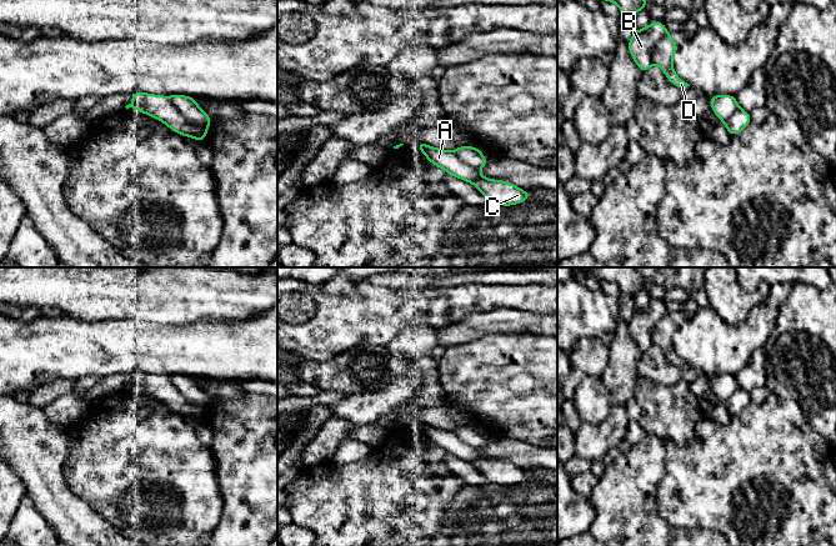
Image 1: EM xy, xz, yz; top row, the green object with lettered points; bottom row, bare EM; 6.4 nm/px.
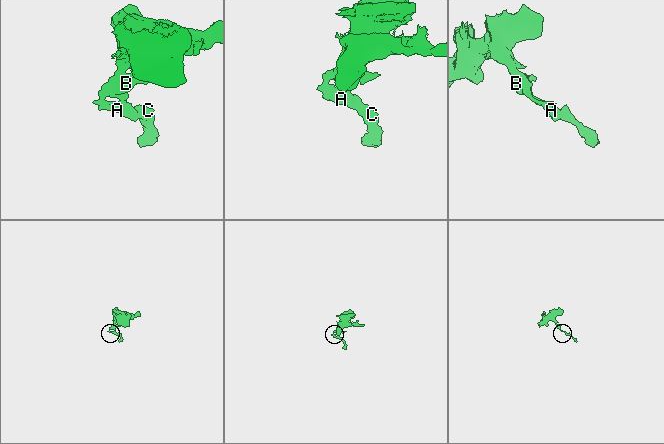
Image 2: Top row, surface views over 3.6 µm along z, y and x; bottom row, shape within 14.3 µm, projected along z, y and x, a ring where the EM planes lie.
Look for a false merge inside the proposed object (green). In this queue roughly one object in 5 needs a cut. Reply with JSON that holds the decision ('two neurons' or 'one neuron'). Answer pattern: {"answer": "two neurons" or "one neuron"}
{"answer": "two neurons"}

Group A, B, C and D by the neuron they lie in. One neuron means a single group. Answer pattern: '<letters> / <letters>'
A B C / D

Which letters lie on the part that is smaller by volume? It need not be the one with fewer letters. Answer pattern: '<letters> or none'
D

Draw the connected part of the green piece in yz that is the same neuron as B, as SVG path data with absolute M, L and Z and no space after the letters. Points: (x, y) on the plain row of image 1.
M655 301L642 310L635 309L632 317L629 321L629 330L641 352L647 351L654 344L652 330L665 312L665 304Z

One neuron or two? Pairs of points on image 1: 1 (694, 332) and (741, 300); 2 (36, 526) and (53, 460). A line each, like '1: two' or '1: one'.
1: two
2: two

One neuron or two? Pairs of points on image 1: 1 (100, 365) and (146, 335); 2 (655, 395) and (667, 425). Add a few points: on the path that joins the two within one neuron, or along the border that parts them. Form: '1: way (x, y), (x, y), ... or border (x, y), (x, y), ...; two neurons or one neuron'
1: way (111, 354), (119, 346), (135, 345); one neuron
2: way (657, 402), (667, 412), (667, 417); one neuron

